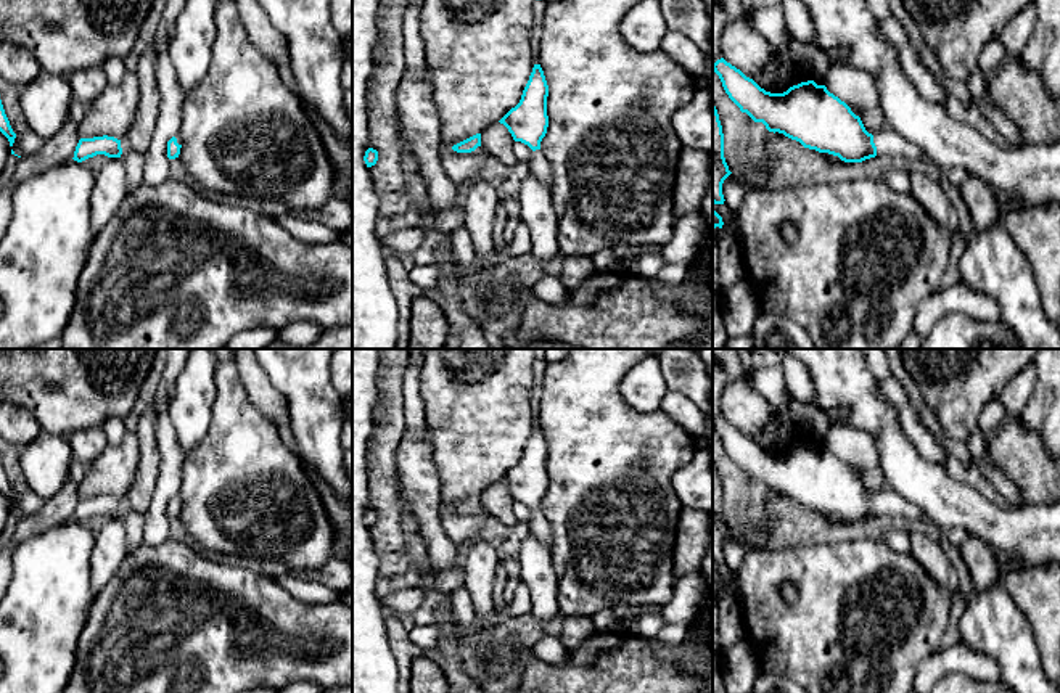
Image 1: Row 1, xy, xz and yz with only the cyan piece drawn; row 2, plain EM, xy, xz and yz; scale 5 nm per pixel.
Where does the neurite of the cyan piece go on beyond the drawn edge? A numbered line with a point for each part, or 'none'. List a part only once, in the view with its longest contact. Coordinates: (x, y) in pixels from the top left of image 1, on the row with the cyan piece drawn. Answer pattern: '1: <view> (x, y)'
1: yz (888, 143)

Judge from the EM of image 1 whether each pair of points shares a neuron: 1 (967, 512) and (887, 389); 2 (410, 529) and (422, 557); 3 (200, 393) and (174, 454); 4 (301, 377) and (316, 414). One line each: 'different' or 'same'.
1: different
2: same
3: different
4: same

